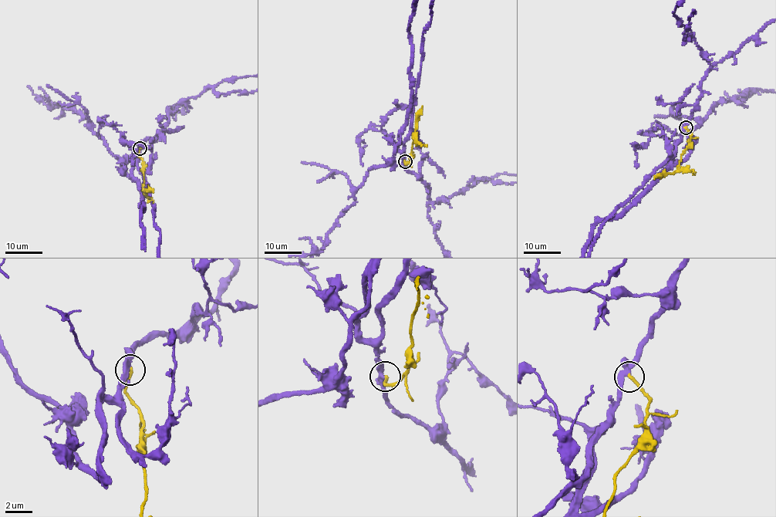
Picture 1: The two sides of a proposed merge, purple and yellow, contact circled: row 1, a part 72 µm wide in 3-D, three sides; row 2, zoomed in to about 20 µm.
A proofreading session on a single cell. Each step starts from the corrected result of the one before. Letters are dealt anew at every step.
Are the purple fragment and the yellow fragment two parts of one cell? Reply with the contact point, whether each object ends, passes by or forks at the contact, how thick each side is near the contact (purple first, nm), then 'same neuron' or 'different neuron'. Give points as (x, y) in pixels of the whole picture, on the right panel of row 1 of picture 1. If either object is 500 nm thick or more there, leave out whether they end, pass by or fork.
at (686, 127); purple forks there; yellow ends there; 280 nm thick on the purple side, 240 nm on the other; different neuron

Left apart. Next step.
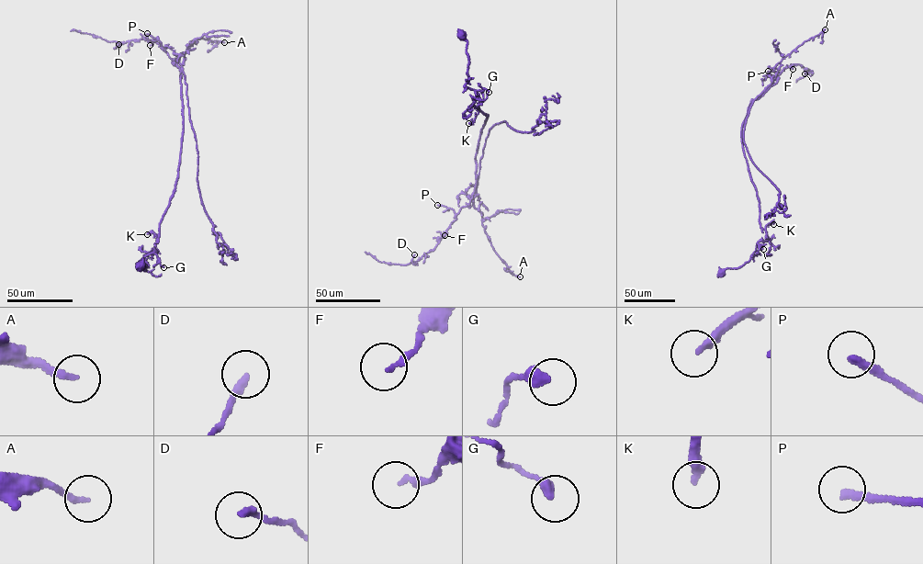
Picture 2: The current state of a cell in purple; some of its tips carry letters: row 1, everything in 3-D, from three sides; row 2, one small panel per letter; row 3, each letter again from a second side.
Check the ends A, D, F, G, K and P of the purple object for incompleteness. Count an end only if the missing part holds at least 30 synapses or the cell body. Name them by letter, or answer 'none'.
A, P

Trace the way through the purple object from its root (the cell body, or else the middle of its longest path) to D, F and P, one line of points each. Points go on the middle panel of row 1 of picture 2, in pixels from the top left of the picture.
D: (461, 36), (464, 86), (488, 115), (474, 192), (435, 248), (414, 265), (414, 254)
F: (461, 36), (468, 61), (464, 86), (476, 90), (473, 105), (488, 115), (475, 158), (474, 192), (444, 235)
P: (461, 36), (468, 61), (464, 86), (476, 90), (473, 105), (488, 115), (469, 204), (456, 214), (437, 205)

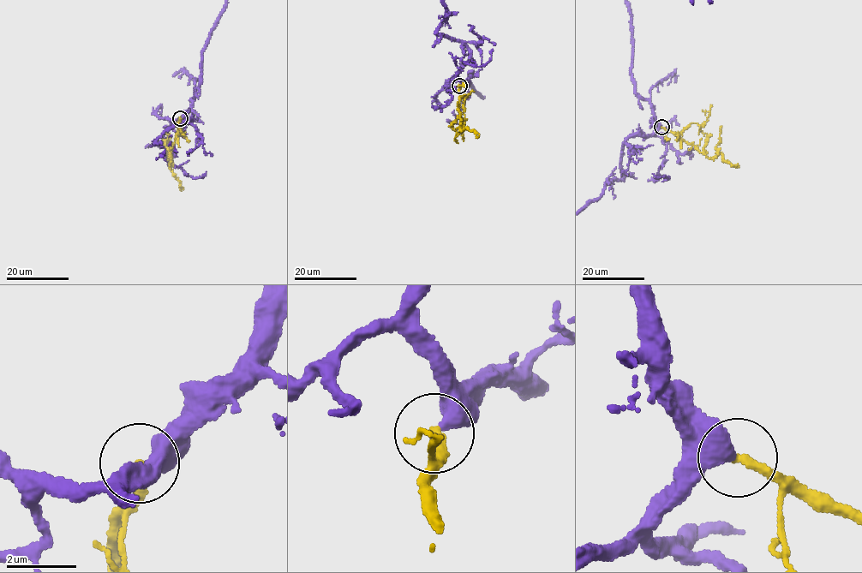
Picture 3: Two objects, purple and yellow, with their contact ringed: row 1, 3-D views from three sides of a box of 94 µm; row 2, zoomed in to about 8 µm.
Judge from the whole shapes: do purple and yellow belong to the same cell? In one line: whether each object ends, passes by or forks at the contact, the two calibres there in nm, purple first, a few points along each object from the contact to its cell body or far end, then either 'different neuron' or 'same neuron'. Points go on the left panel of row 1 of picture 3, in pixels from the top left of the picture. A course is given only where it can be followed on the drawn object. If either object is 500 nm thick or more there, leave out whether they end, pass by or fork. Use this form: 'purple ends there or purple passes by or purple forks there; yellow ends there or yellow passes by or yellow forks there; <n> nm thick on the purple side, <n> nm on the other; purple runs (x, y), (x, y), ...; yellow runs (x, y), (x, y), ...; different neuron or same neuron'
purple ends there; yellow ends there; 480 nm thick on the purple side, 280 nm on the other; purple runs (181, 118), (192, 119), (176, 123), (155, 142), (165, 145), (167, 163), (168, 151), (152, 159), (152, 154); yellow runs (180, 118), (170, 166), (168, 164), (178, 179), (181, 190); same neuron

